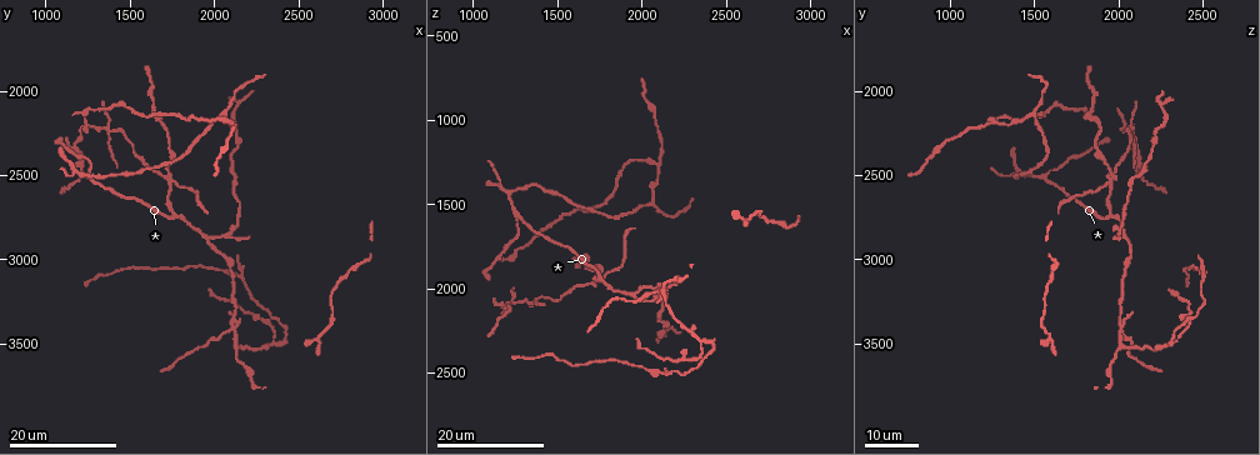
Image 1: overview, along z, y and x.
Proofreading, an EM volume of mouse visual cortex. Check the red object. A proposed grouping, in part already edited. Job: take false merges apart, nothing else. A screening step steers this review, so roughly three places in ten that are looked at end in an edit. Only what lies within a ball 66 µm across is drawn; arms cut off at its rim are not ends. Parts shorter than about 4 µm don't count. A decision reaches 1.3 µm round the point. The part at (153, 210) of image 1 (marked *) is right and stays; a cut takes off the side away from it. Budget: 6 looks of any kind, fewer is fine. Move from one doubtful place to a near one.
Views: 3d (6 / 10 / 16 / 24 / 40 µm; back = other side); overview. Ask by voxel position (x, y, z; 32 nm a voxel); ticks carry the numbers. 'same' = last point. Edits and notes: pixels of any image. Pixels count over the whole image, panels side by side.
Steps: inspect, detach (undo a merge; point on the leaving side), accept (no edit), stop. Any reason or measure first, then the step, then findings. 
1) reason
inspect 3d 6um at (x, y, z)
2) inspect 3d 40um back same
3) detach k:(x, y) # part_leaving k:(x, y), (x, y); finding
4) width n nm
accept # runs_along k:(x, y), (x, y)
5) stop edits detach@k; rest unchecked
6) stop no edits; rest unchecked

three arms meet
inspect 3d 24um at (1260, 2500, 1580)

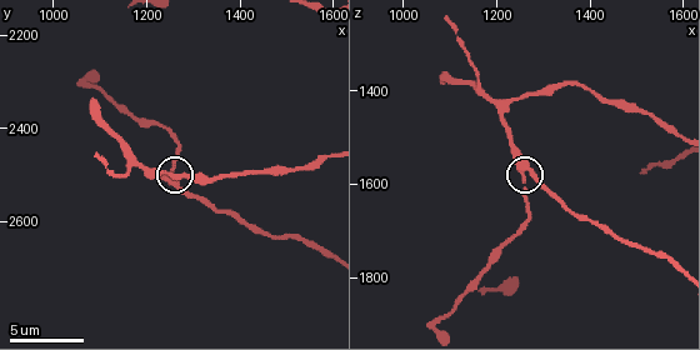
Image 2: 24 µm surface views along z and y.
inspect 3d 6um same

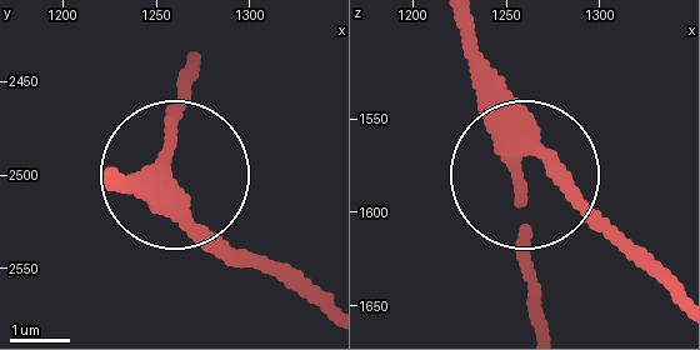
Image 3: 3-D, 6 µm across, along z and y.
width 310 nm
accept # continuous, no second neuron

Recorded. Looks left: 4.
three-way junction
inspect 3d 16um at (1760, 2740, 1960)

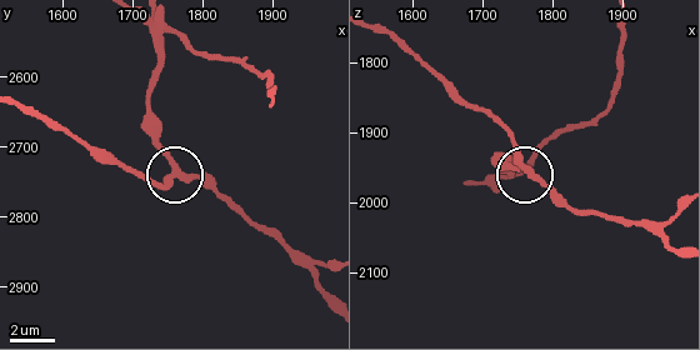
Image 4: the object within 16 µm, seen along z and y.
zoom in
inspect 3d 10um at (1760, 2730, 1950)

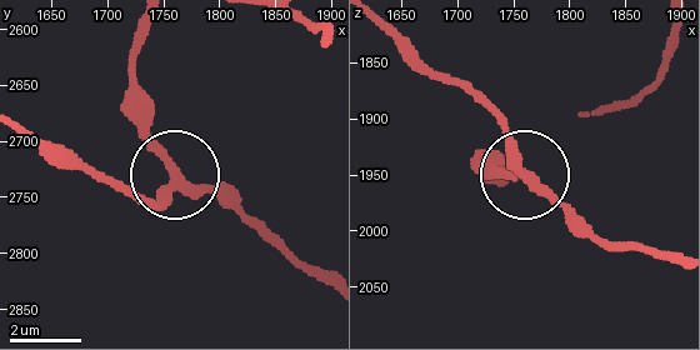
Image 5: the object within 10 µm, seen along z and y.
width 250 nm
detach 5:(156, 141) # two neurons meet here

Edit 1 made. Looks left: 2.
stop edits detach@5; rest unchecked

